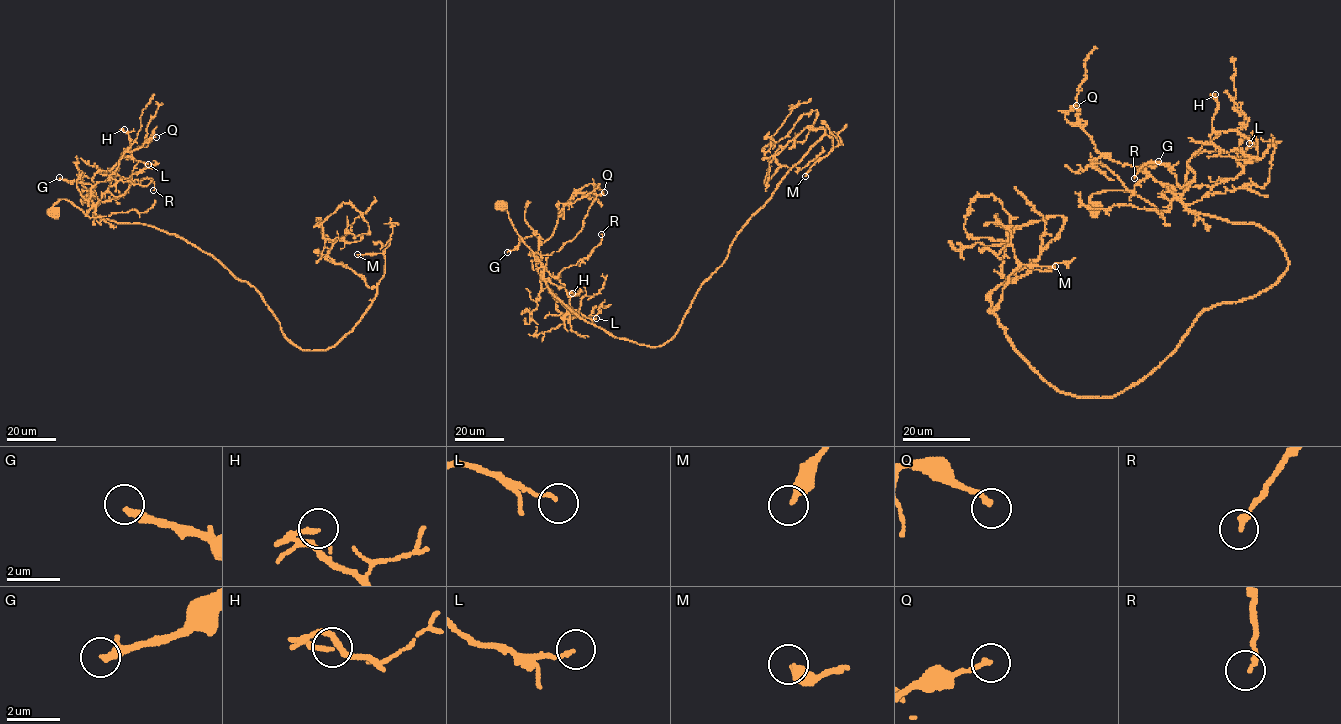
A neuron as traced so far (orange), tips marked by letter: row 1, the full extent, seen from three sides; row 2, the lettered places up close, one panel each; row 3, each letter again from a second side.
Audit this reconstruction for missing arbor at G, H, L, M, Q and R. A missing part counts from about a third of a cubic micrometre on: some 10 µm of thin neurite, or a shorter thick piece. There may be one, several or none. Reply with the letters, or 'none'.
G

